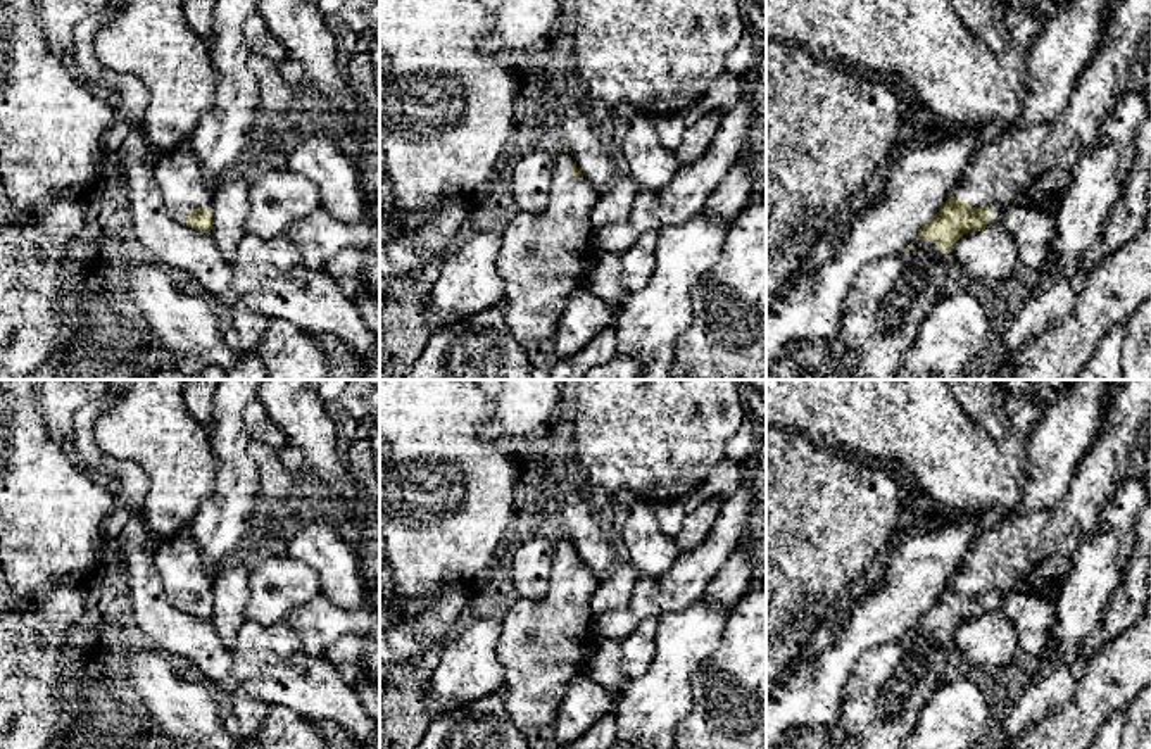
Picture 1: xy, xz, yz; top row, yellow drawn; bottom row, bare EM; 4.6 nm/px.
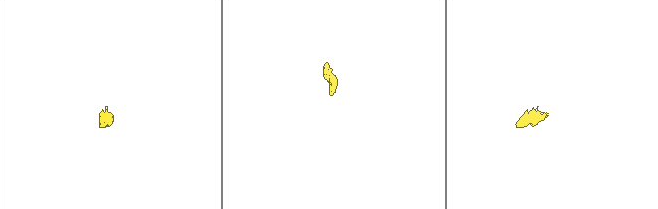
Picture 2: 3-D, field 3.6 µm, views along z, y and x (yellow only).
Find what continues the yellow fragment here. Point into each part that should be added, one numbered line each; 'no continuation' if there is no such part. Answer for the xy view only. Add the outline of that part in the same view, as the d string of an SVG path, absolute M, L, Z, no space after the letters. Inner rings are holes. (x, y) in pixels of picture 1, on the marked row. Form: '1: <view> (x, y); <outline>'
1: xy (176, 173); M173 150L159 155L154 176L160 188L167 214L186 226L186 217L193 209L212 212L212 190L205 185L195 155Z

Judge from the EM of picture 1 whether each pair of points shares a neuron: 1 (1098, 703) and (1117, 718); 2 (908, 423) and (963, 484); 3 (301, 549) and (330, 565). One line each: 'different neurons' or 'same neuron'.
1: different neurons
2: same neuron
3: same neuron

